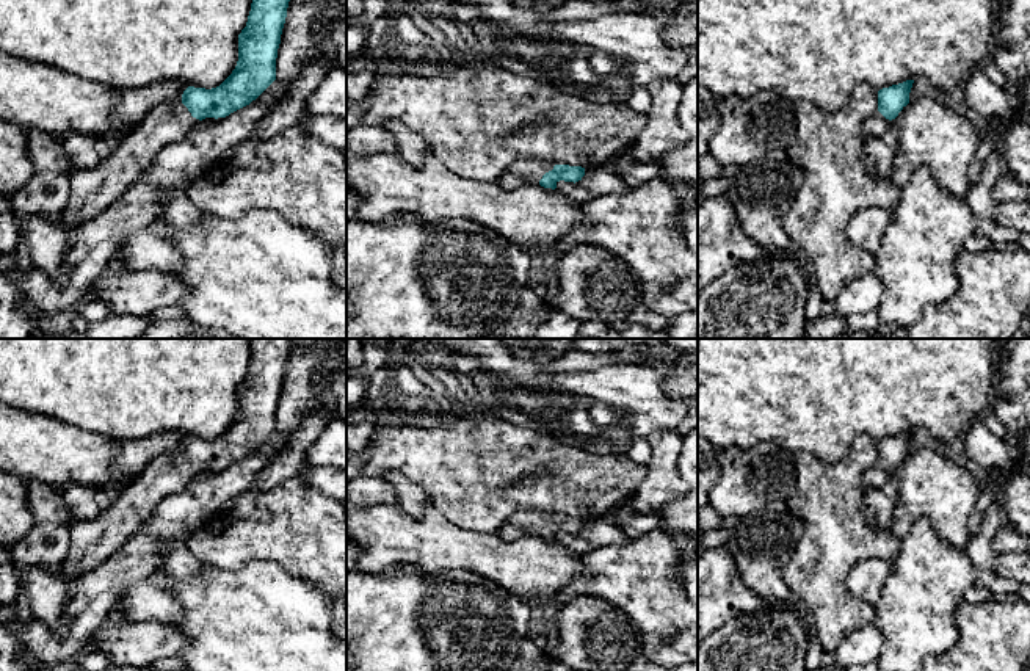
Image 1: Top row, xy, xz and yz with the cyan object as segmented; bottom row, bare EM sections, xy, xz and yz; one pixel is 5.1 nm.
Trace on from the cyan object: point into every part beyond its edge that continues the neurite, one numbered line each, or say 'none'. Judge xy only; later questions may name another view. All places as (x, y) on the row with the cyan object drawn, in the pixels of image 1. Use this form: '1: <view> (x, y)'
1: xy (91, 192)

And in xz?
1: xz (521, 173)

